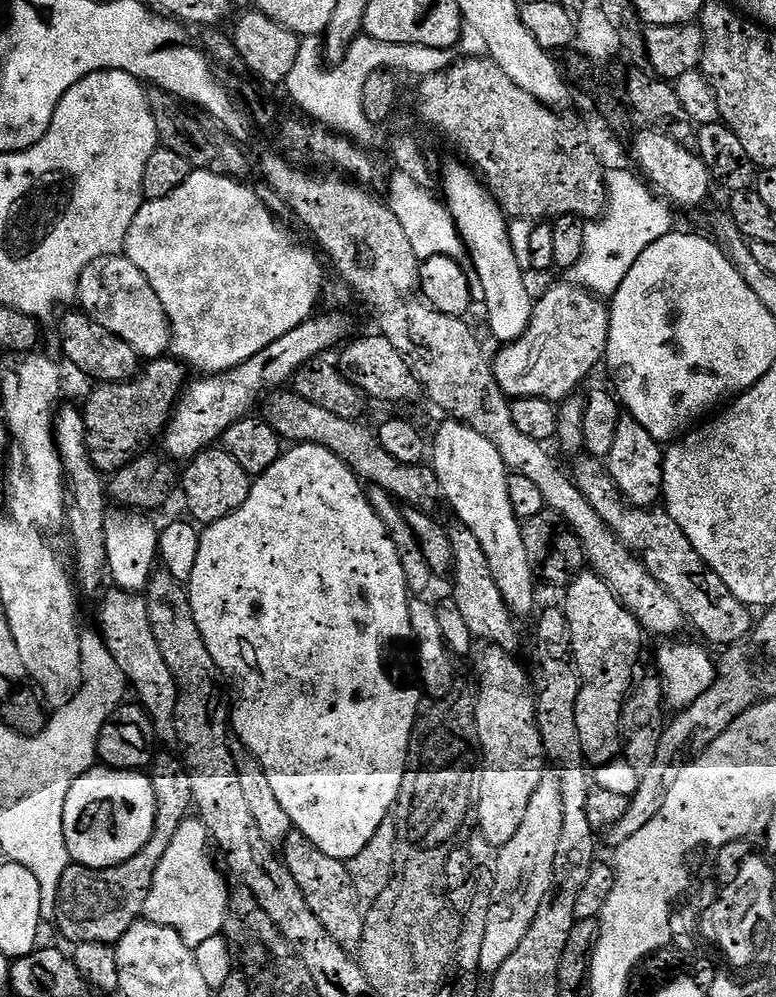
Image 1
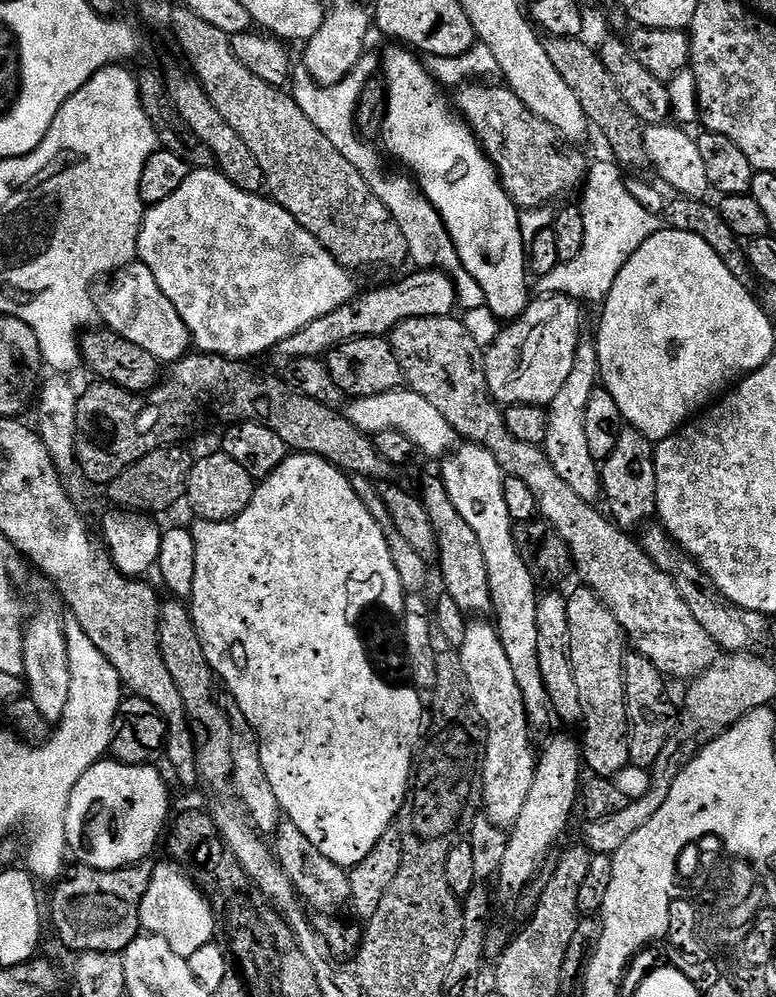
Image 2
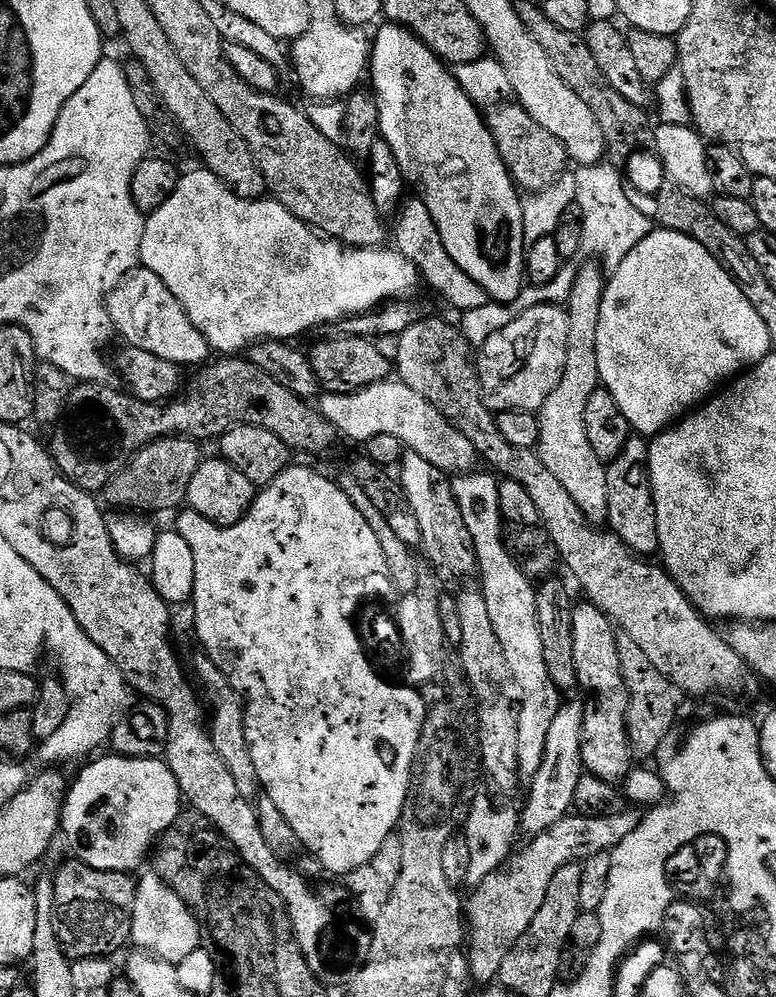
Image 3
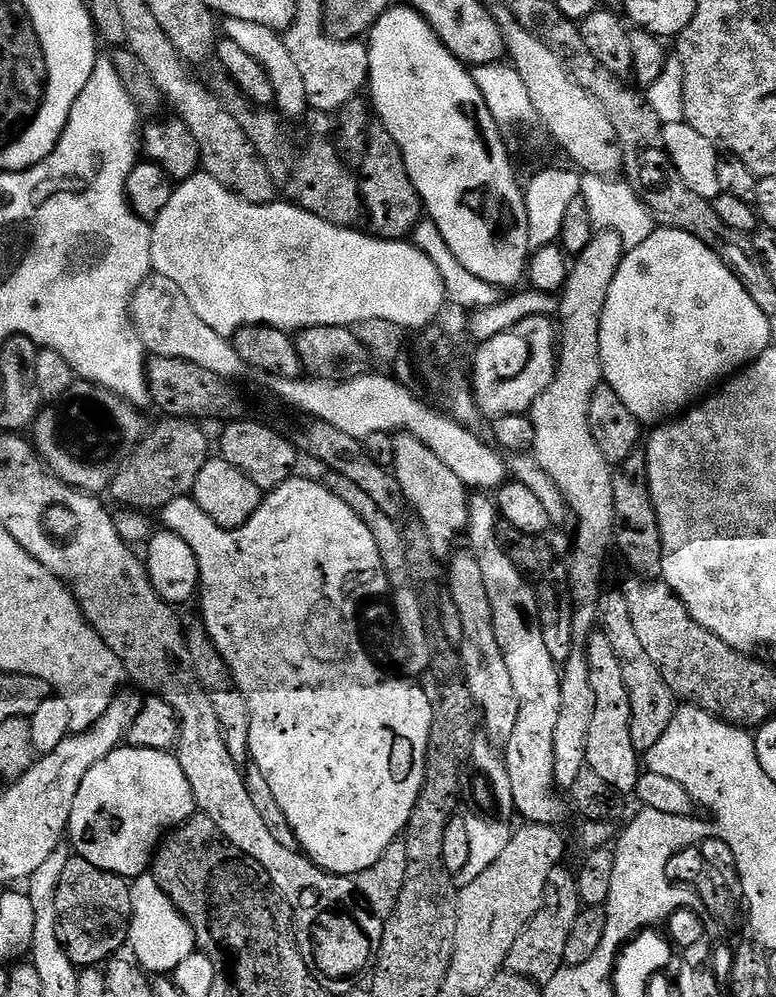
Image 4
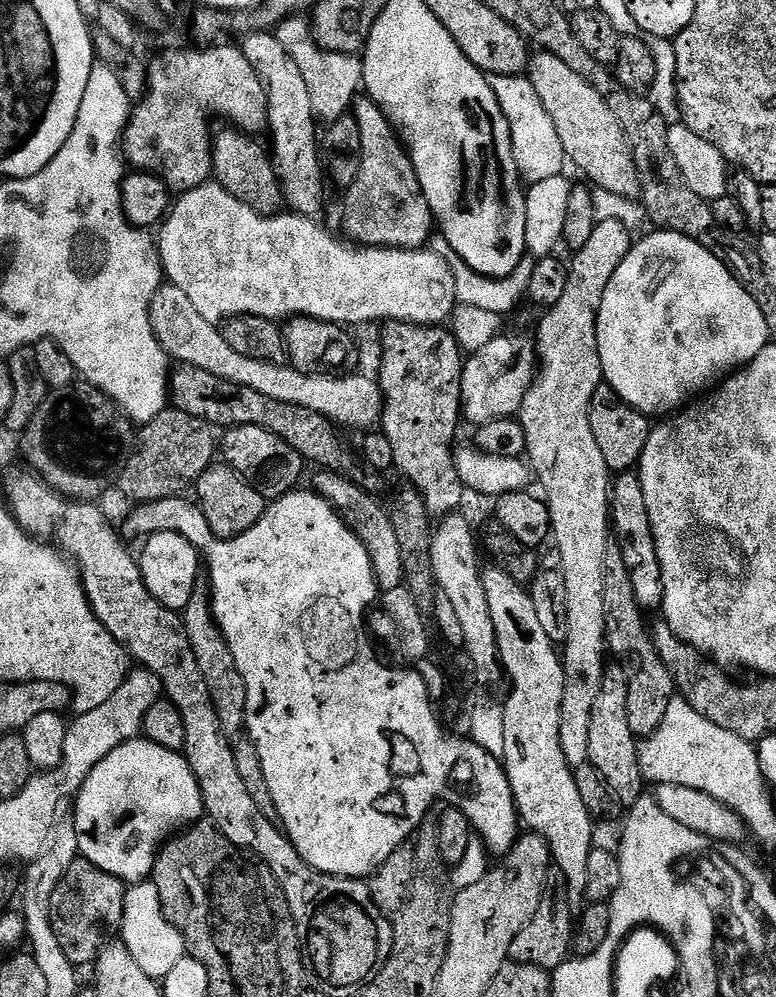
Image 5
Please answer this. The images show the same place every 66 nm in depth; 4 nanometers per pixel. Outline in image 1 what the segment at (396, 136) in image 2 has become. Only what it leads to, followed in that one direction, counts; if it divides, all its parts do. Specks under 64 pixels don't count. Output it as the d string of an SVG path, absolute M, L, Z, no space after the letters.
M459 163L445 166L442 196L463 240L467 259L472 259L471 271L476 272L482 282L482 308L488 311L488 328L497 345L513 344L528 328L534 296L528 293L528 284L524 281L525 269L521 268L511 246L509 217L478 179L477 173L467 163Z

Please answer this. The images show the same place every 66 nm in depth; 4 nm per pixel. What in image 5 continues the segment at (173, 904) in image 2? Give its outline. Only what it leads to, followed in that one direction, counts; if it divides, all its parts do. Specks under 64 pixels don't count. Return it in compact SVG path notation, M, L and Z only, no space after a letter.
M150 880L140 881L125 891L120 928L126 930L124 945L129 955L143 973L152 979L162 980L180 960L185 959L187 948L181 932L165 919L157 886Z

